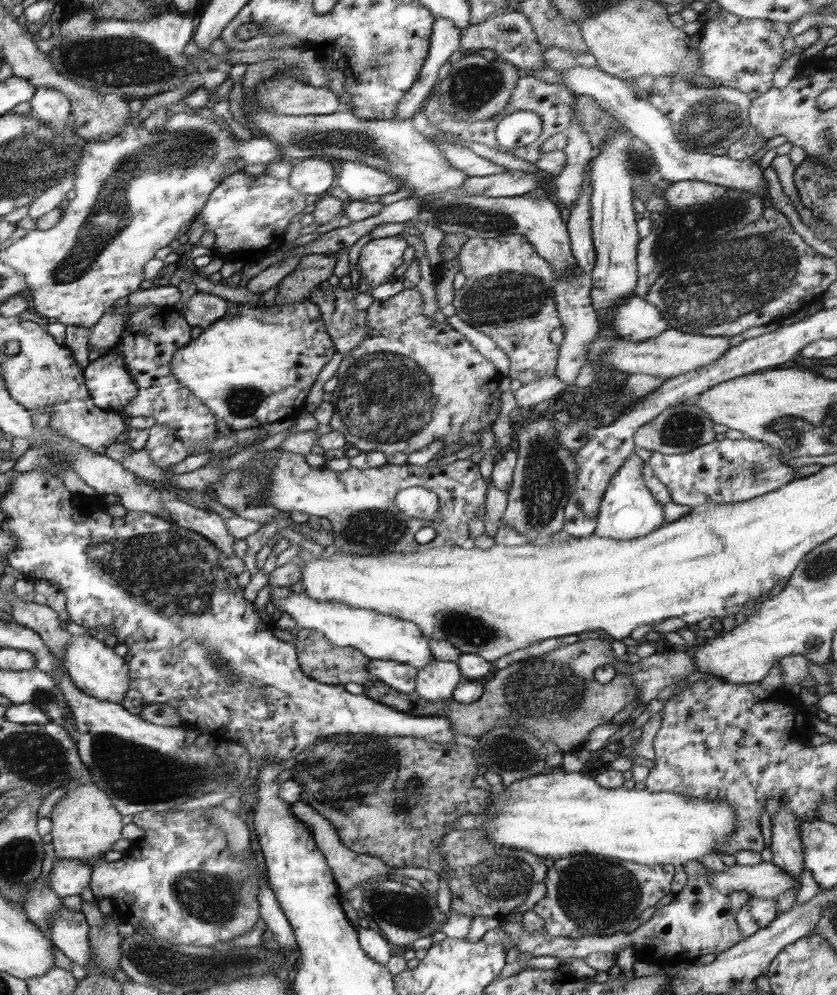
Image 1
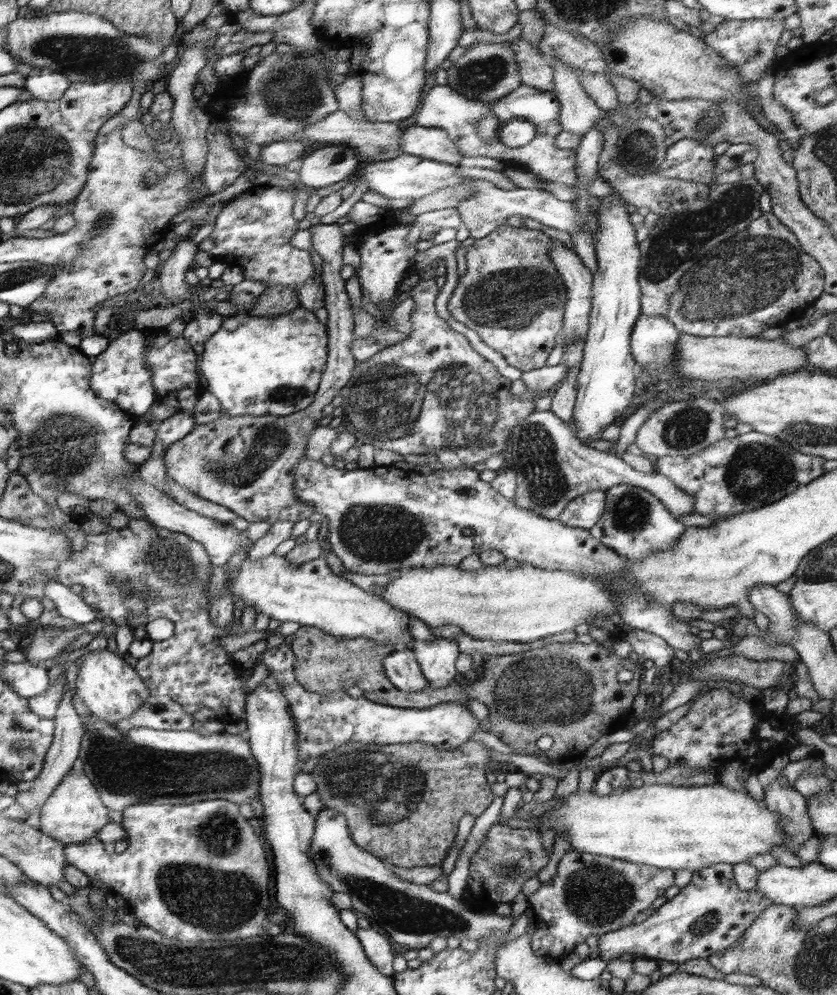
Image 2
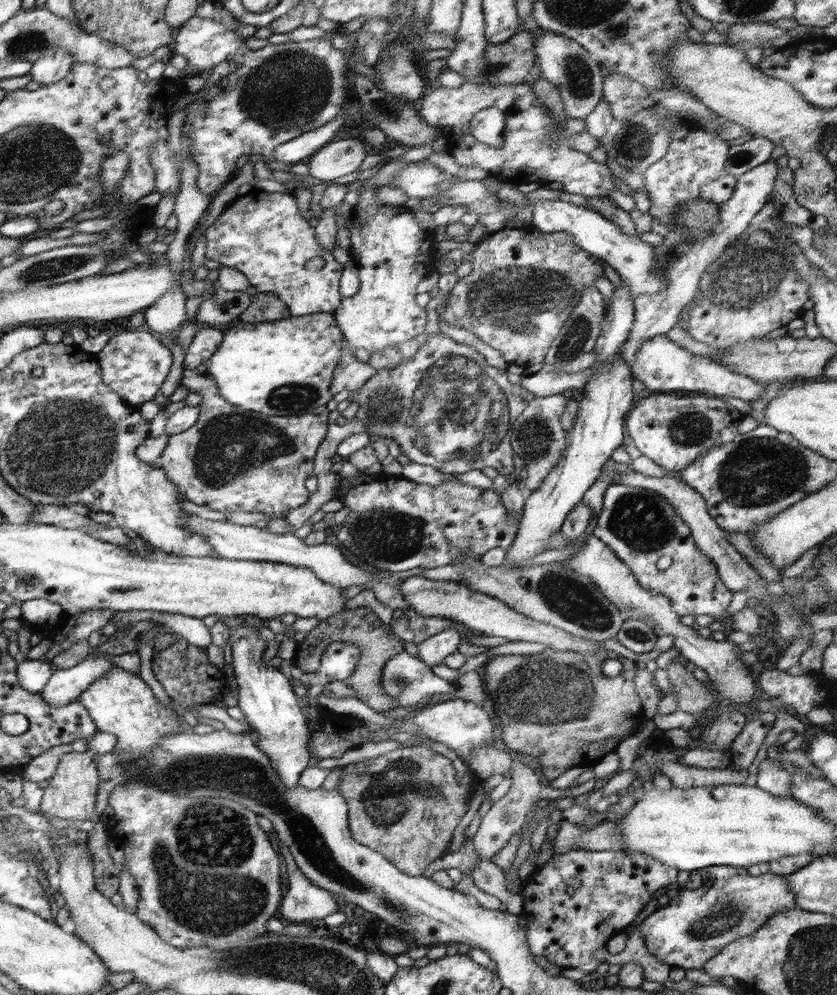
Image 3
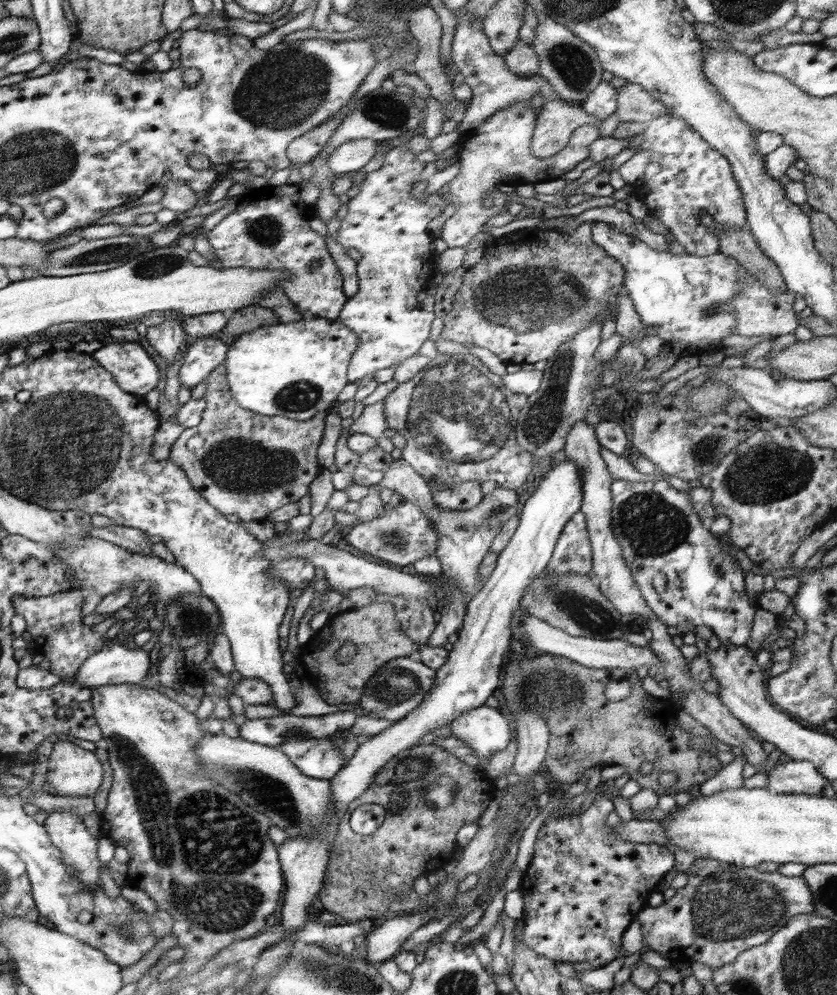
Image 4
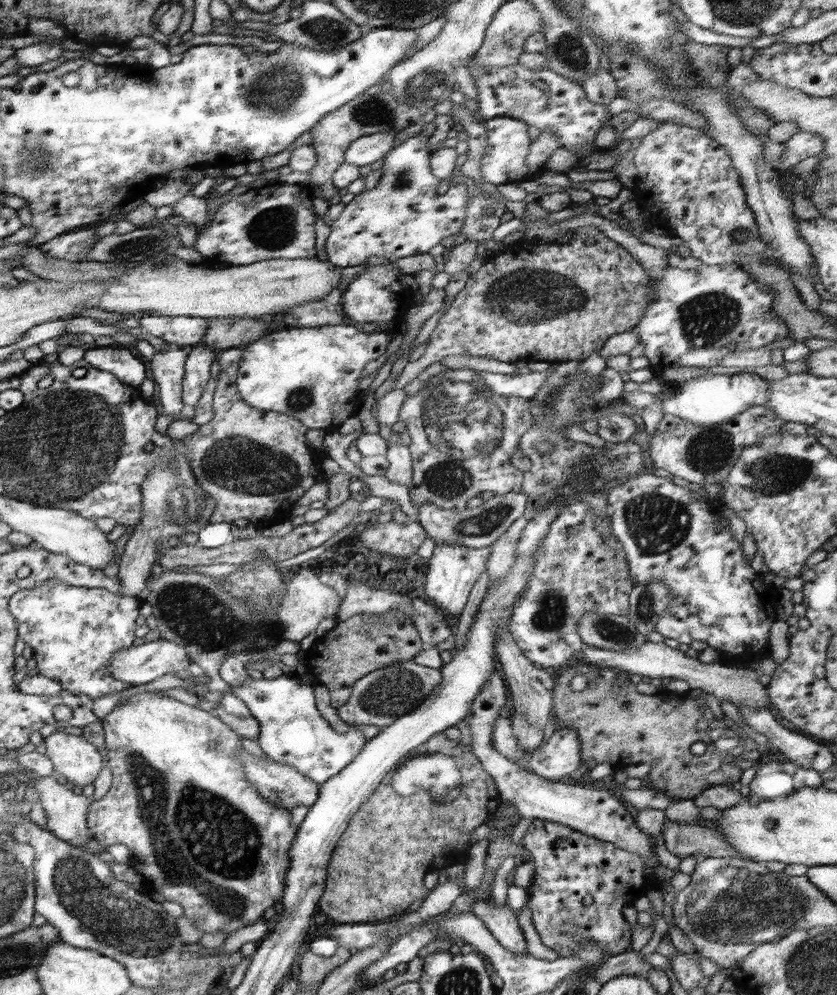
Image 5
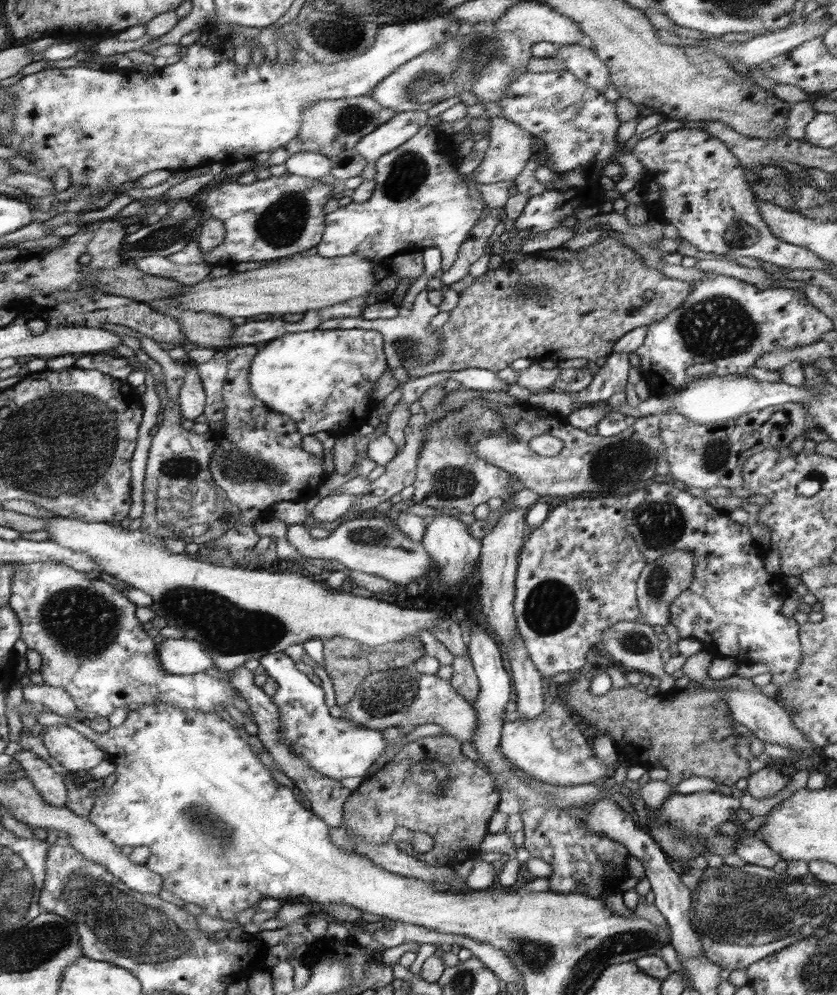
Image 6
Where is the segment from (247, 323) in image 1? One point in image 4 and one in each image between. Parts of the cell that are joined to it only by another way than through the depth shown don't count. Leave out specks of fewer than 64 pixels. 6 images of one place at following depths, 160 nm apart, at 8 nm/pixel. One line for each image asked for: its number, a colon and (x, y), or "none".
2: (255, 365)
3: (285, 368)
4: (296, 370)

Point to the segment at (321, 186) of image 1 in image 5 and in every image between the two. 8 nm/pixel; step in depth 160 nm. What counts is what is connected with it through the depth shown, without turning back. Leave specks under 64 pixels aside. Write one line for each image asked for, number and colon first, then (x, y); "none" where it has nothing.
2: (331, 166)
3: (337, 159)
4: (348, 158)
5: (366, 150)

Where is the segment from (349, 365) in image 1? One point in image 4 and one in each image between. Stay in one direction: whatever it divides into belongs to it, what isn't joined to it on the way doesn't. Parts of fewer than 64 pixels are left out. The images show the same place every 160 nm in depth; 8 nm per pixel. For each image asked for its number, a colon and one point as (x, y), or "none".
2: (431, 394)
3: (447, 408)
4: (458, 419)

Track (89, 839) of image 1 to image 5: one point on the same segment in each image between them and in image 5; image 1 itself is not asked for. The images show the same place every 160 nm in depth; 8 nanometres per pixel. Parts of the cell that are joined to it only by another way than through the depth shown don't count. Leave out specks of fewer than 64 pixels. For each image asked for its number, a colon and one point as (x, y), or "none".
2: (74, 812)
3: (70, 793)
4: (73, 771)
5: (78, 760)

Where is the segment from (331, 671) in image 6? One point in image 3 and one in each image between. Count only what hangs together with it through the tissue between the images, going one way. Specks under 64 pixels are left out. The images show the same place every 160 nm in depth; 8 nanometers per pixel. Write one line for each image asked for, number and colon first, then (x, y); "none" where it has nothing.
3: (360, 627)
4: (372, 629)
5: (356, 646)

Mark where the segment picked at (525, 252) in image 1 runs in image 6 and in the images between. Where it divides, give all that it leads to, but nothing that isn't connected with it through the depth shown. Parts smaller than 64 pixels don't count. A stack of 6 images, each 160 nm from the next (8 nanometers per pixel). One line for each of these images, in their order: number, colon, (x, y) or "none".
2: (512, 294)
3: (524, 283)
4: (532, 291)
5: (533, 301)
6: (558, 304)

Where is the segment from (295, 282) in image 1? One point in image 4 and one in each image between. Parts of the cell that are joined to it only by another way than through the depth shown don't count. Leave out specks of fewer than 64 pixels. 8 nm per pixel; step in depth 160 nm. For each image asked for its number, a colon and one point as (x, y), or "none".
2: (274, 301)
3: (265, 307)
4: (240, 322)

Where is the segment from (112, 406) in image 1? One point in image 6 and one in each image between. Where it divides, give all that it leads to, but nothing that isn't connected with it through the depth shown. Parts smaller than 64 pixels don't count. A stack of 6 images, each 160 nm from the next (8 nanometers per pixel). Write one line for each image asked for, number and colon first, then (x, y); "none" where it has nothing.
2: (120, 374)
3: (135, 364)
4: (134, 370)
5: (125, 364)
6: (116, 366)

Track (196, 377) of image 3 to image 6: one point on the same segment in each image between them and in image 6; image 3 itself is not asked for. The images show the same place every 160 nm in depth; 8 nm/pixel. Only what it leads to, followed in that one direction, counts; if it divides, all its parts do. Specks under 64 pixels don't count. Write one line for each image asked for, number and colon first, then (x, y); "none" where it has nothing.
4: (245, 464)
5: (254, 464)
6: (258, 460)

